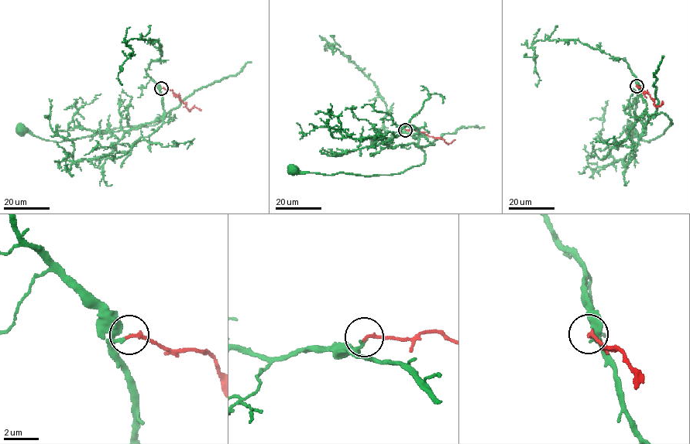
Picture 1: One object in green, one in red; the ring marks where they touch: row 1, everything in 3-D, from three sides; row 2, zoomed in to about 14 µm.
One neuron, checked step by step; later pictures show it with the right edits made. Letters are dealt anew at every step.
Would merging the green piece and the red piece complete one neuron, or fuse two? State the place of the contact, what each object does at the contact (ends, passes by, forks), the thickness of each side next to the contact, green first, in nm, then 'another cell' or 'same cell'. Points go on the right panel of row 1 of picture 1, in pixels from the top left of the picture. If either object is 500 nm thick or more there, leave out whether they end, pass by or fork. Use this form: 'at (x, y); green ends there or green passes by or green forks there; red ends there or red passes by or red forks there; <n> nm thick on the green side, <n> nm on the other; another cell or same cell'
at (636, 86); green ends there; red ends there; 150 nm thick on the green side, 200 nm on the other; same cell

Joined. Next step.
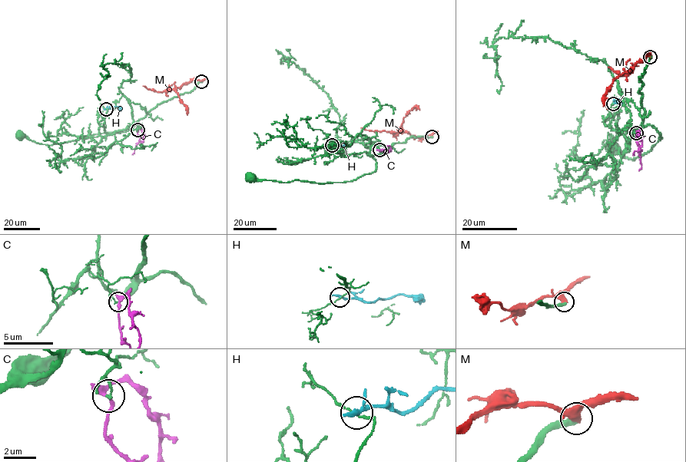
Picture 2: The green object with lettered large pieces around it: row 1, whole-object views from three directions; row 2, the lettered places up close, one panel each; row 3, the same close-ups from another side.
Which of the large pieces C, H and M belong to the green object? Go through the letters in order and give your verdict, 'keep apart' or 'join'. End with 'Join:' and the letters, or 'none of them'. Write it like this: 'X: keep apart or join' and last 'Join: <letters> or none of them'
C: keep apart
H: keep apart
M: join
Join: M

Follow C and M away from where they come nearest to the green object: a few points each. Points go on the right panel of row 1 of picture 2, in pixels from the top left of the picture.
C: (636, 133), (641, 167), (638, 170)
M: (650, 57), (647, 54), (631, 67), (628, 72), (622, 75), (608, 67)

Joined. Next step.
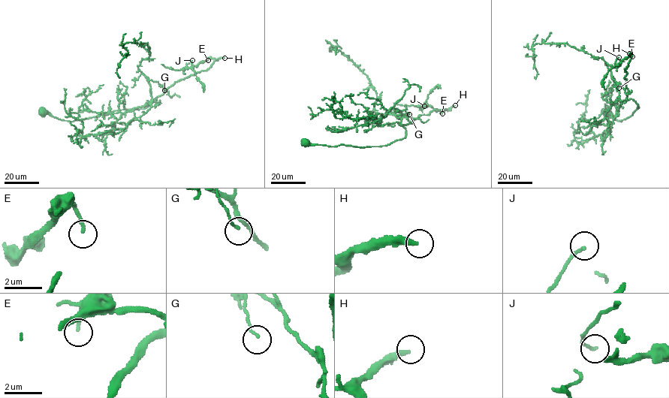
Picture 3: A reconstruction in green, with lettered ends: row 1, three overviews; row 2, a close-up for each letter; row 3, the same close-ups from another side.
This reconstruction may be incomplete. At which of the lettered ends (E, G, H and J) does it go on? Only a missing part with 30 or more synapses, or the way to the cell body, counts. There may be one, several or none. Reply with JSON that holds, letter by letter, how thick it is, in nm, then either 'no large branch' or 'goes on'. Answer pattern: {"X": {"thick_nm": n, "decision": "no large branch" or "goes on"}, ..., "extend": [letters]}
{"E": {"thick_nm": 140, "decision": "no large branch"}, "G": {"thick_nm": 110, "decision": "no large branch"}, "H": {"thick_nm": 280, "decision": "goes on"}, "J": {"thick_nm": 150, "decision": "no large branch"}, "extend": ["H"]}

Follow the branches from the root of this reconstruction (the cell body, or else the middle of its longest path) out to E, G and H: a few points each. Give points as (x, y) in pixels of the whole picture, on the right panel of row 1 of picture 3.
E: (607, 114), (622, 122), (639, 107), (633, 100), (626, 99), (625, 69), (629, 54), (632, 56)
G: (607, 114), (622, 122), (639, 107), (631, 99), (621, 102), (619, 91), (612, 78), (619, 88)
H: (607, 114), (622, 122), (639, 107), (633, 100), (626, 99), (628, 91), (625, 69), (631, 56), (629, 53)

